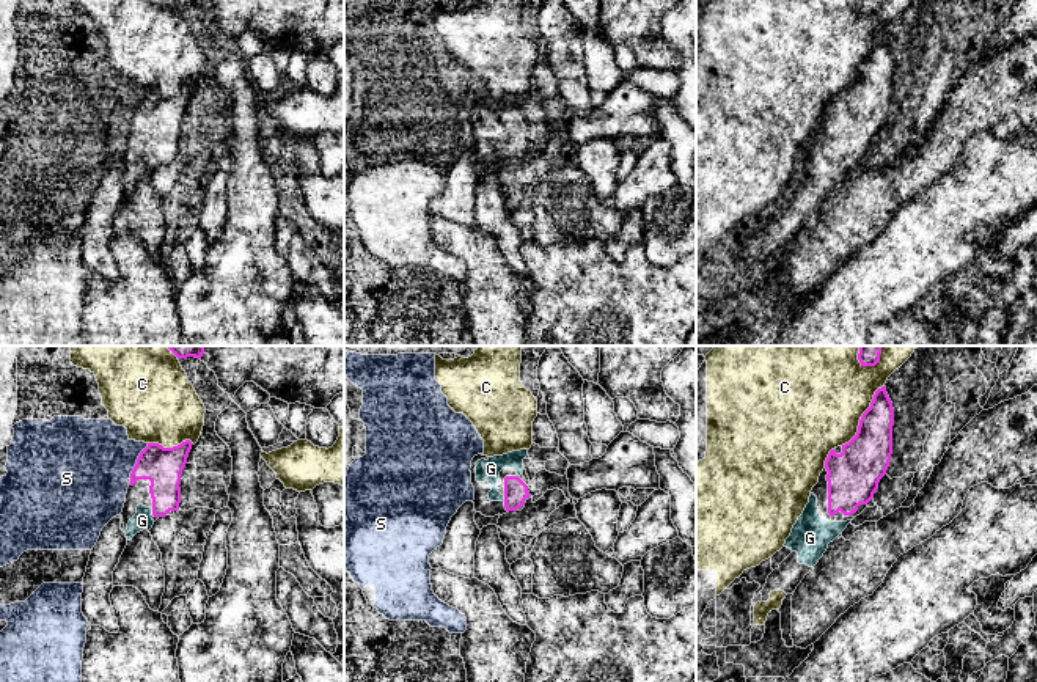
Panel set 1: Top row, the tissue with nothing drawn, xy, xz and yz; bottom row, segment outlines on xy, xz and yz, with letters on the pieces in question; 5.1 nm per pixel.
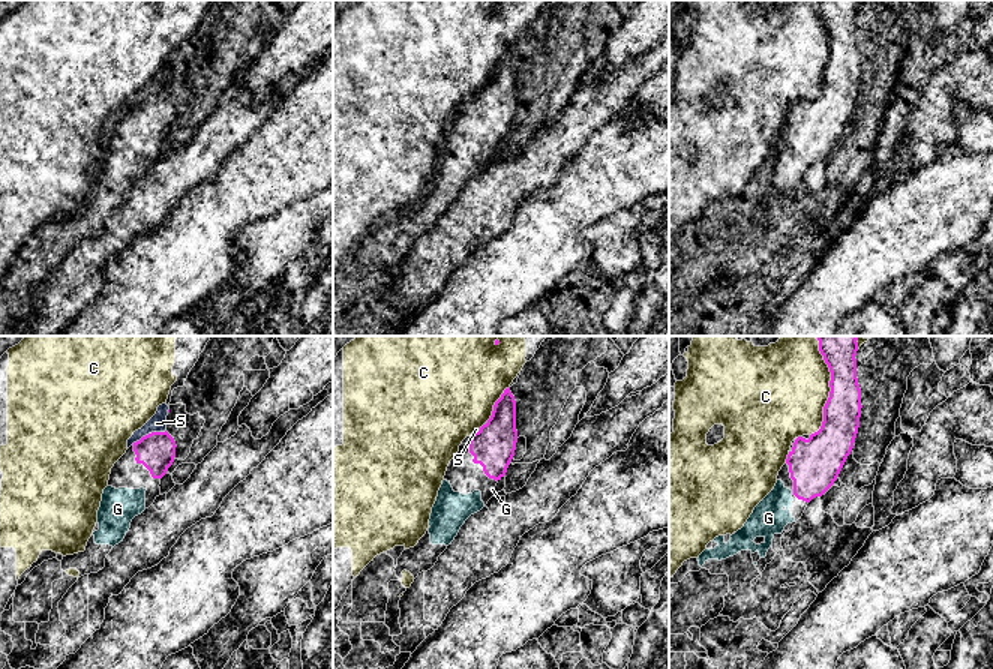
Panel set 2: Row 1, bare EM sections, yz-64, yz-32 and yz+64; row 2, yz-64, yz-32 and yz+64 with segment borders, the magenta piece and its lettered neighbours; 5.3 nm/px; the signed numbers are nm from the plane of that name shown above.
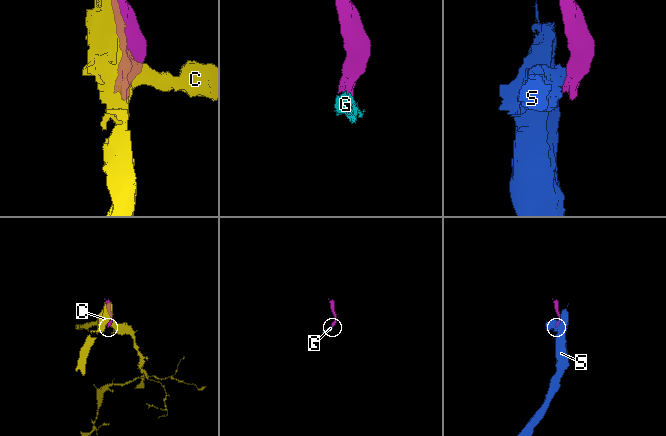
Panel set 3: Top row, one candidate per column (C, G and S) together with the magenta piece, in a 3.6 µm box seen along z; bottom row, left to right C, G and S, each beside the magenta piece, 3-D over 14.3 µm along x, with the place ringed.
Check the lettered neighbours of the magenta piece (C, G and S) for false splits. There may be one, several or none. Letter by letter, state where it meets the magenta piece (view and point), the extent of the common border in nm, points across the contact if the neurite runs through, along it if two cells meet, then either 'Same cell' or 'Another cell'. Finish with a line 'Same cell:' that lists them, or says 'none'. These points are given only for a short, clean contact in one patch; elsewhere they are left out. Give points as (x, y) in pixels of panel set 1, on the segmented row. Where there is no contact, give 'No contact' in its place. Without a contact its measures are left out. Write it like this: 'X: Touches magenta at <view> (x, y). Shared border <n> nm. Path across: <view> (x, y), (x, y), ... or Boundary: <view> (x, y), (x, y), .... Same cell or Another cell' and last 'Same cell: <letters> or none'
C: Touches magenta at yz (861, 417). Shared border 380 nm. Another cell
G: Touches magenta at xy (153, 513). Shared border 50 nm. Path across: xy (164, 467), (164, 502), (153, 513), (142, 520). Same cell
S: Touches magenta at xy (137, 461). Shared border 200 nm. Boundary: xy (148, 443), (129, 476). Another cell
Same cell: G

